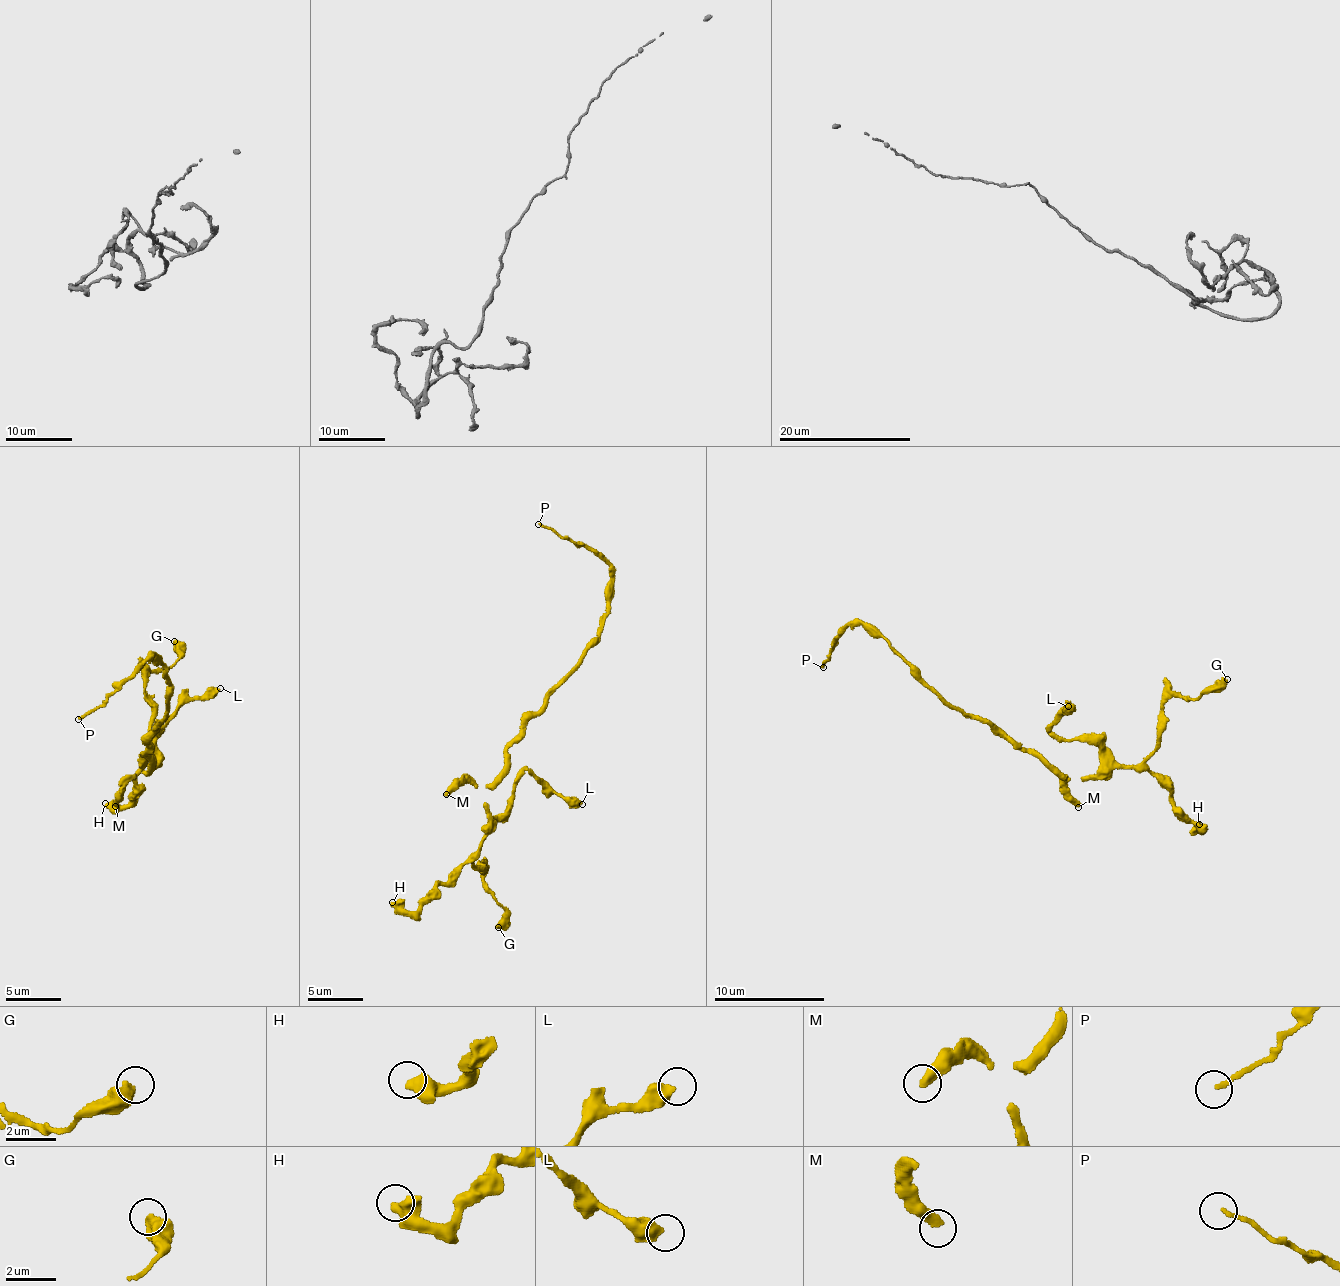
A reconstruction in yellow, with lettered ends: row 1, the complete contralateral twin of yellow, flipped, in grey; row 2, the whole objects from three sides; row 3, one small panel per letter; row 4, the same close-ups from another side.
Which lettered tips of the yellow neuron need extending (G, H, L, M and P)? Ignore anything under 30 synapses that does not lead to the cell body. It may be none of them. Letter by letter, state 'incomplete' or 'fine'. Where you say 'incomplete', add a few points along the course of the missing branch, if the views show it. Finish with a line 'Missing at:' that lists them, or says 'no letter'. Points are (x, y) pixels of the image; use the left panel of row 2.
G: fine
H: fine
L: fine
M: incomplete | (115, 806), (101, 815), (23, 806), (15, 819), (21, 818), (36, 834), (33, 845)
P: fine
Missing at: M

